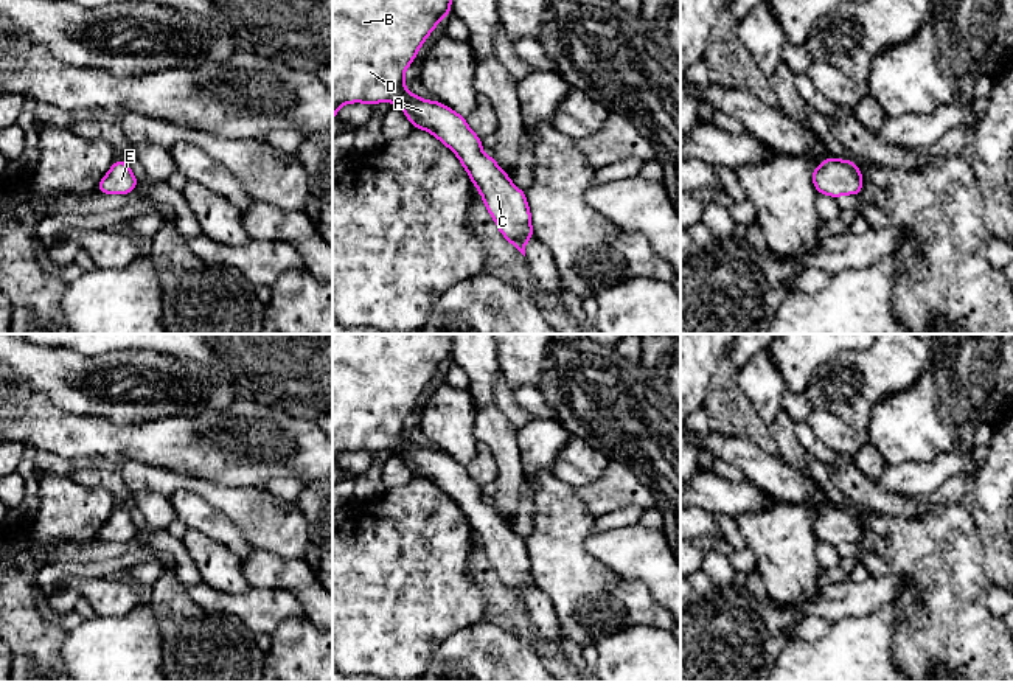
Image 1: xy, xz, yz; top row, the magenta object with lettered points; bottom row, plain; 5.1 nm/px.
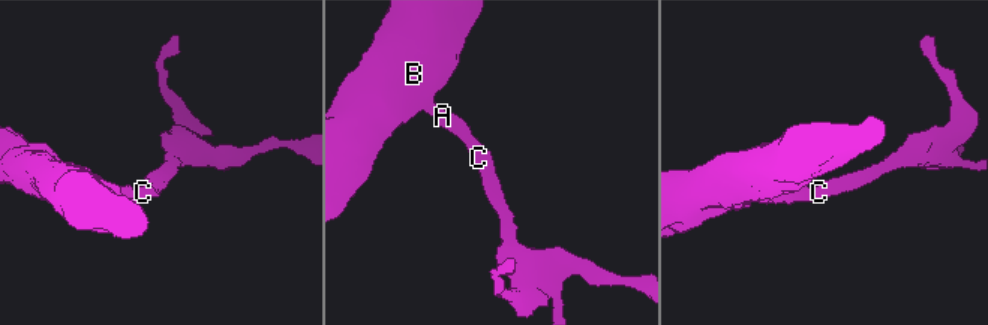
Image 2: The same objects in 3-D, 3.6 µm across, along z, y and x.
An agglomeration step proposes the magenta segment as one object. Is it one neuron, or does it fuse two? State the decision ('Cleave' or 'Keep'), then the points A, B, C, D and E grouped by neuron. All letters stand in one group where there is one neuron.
Keep. Groups: A B C D E

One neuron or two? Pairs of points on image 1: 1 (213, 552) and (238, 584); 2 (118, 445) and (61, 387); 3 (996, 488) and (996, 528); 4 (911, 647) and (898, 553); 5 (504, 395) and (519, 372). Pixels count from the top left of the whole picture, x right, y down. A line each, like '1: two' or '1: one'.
1: one
2: two
3: one
4: one
5: two

